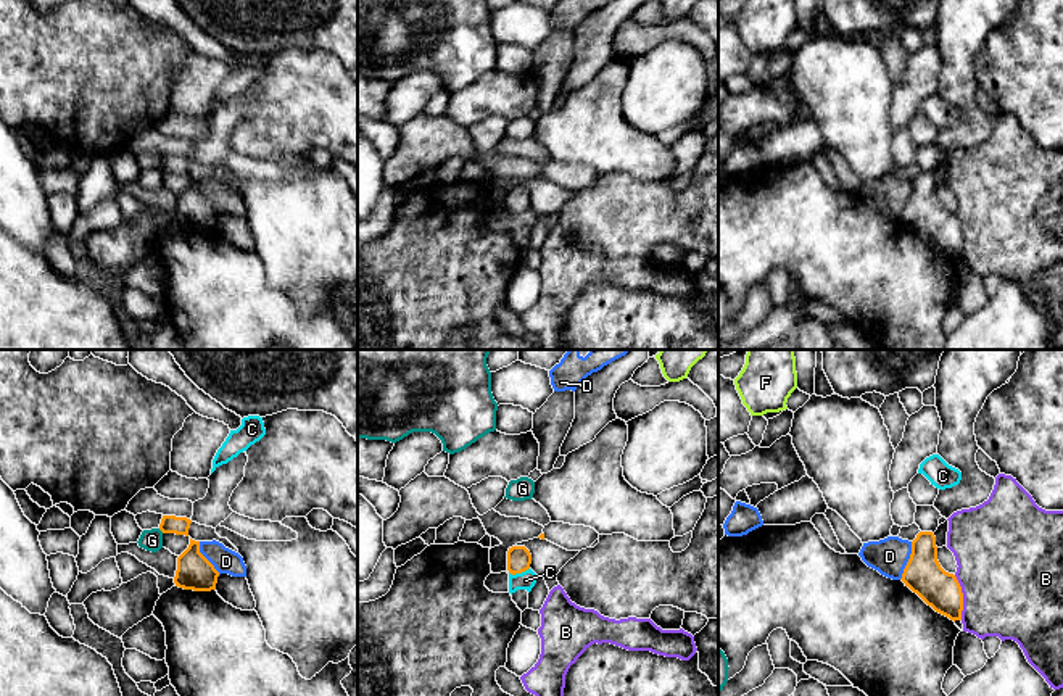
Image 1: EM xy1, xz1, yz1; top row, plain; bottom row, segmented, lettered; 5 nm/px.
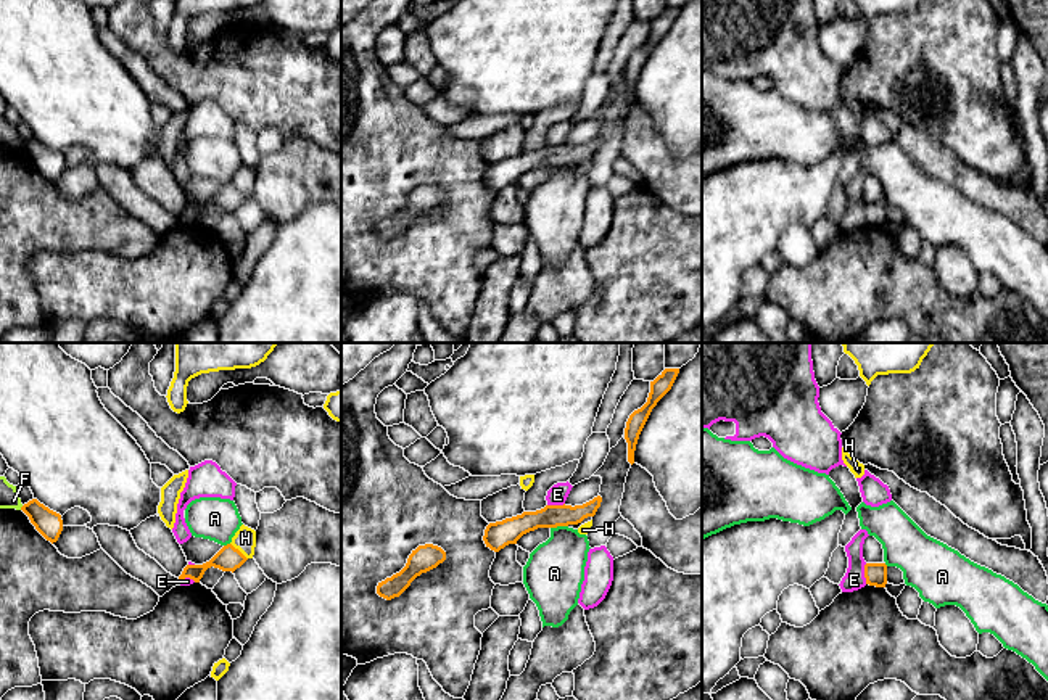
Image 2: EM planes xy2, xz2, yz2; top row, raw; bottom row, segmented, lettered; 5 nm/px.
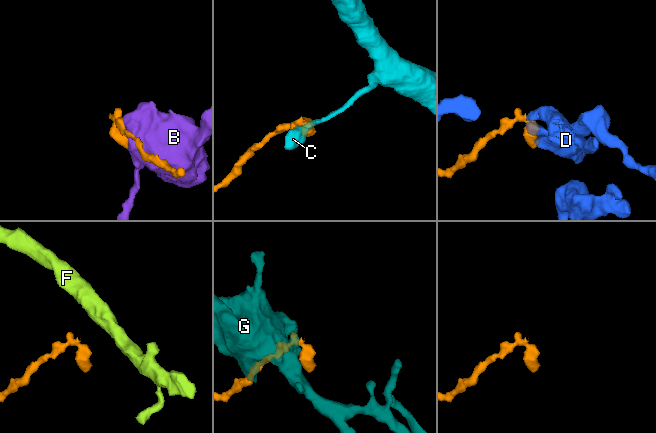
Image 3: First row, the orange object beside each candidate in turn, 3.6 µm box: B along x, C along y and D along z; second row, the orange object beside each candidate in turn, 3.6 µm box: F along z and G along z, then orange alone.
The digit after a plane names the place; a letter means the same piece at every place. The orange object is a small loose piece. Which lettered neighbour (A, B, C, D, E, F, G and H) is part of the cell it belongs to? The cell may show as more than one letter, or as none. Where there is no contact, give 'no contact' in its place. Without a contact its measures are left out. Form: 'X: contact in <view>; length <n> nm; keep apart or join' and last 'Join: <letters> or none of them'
A: contact in xz2; length 90 nm; keep apart
B: contact in yz1; length 220 nm; keep apart
C: contact in xz1; length 110 nm; keep apart
D: contact in yz1; length 200 nm; keep apart
E: contact in yz2; length 100 nm; keep apart
F: contact in xy2; length 30 nm; keep apart
G: contact in xy1; length 40 nm; keep apart
H: contact in xy2; length 120 nm; keep apart
Join: none of them

